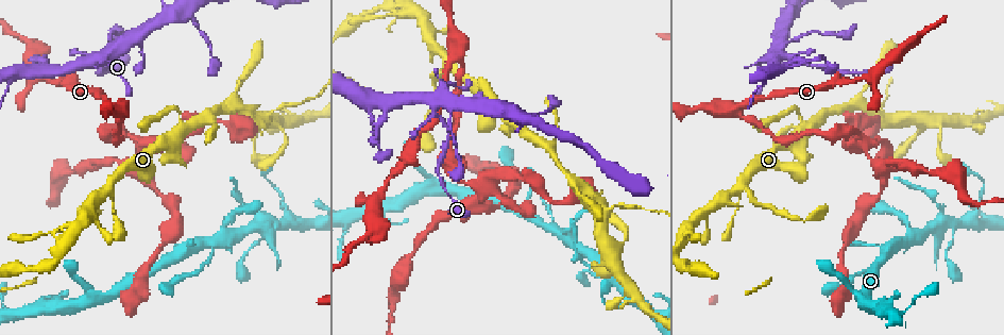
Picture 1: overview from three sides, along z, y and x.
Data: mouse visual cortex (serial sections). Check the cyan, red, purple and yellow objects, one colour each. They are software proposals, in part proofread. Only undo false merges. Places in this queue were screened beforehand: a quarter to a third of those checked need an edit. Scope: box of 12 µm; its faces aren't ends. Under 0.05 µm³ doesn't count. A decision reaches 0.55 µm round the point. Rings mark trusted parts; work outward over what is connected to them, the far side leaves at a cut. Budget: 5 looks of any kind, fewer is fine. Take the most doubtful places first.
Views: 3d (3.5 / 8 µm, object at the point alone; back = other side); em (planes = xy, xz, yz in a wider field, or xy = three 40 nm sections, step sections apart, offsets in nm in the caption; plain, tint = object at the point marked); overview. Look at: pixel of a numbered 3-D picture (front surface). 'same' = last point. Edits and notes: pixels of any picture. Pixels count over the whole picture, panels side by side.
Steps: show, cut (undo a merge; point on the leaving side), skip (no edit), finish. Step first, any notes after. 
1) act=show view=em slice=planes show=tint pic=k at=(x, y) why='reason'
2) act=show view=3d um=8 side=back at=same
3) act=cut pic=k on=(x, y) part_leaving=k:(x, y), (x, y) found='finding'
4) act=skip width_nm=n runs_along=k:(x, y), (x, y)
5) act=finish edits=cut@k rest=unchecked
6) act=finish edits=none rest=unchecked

act=show view=3d um=8 side=back pic=1 at=(901, 243)

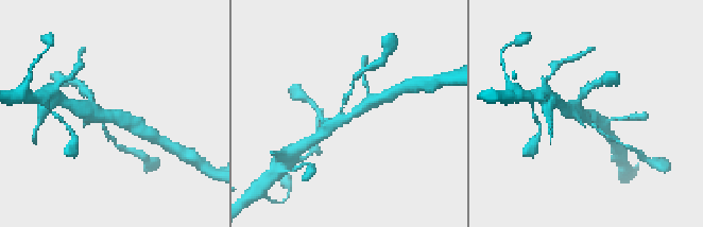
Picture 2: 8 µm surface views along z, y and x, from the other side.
act=show view=em slice=planes show=tint pic=2 at=(109, 114) arms=3 arm_widths_nm=150,400,400

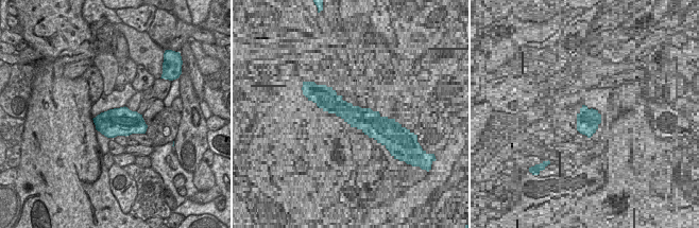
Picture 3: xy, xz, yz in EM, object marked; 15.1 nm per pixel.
act=skip runs_along=2:(370, 102), (320, 135) found='continuous, no second cell'

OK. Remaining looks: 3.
act=show view=3d um=3.5 pic=1 at=(434, 104) why='thick turns thin'

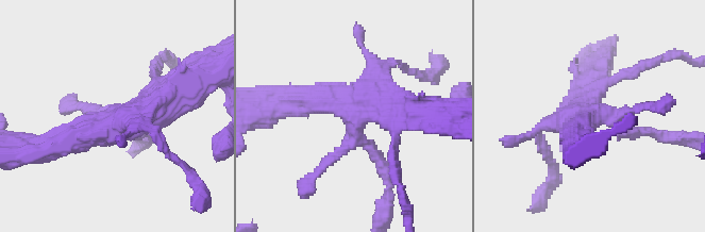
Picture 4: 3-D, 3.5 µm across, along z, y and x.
act=show view=em slice=xy step=5 show=tint pic=4 at=(353, 118) why='now the EM'

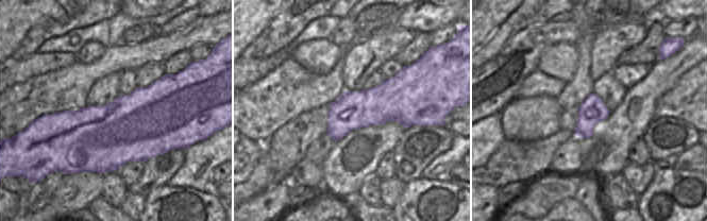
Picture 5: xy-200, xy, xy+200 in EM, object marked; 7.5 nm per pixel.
act=skip runs_along=4:(648, 133), (582, 114), (587, 90) found='continuous, no second cell'

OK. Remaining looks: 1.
act=finish edits=none rest=unchecked

